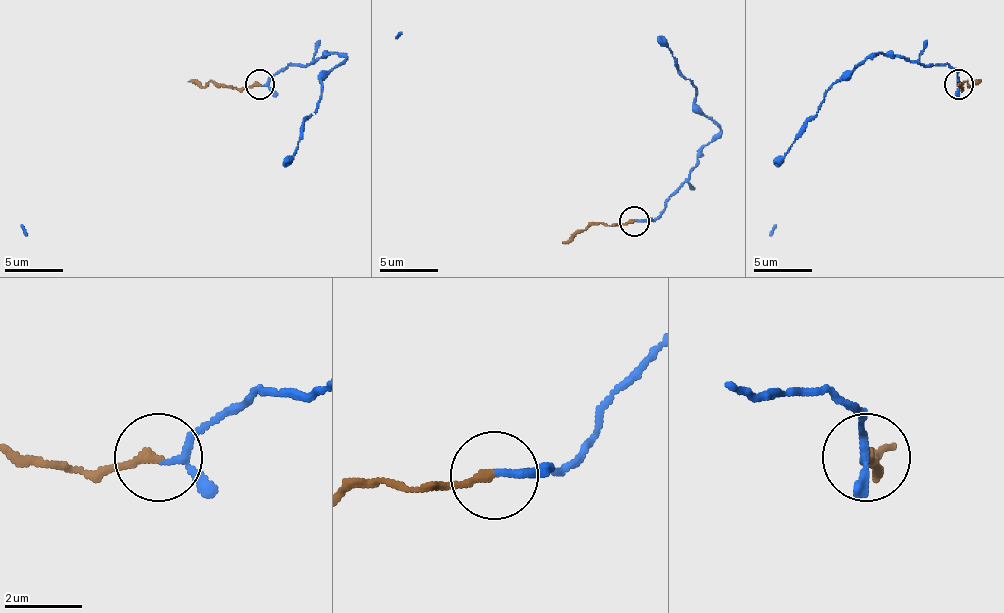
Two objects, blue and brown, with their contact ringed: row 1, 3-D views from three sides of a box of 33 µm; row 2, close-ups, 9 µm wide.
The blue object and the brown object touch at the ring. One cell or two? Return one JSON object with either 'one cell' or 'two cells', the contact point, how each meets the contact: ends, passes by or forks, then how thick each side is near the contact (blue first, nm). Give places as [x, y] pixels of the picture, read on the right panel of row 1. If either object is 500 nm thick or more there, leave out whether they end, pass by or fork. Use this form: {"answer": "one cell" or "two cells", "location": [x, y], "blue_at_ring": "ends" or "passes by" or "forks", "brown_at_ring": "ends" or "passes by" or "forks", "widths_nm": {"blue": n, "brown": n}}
{"answer": "one cell", "location": [958, 84], "blue_at_ring": "passes by", "brown_at_ring": "ends", "widths_nm": {"blue": 140, "brown": 240}}

